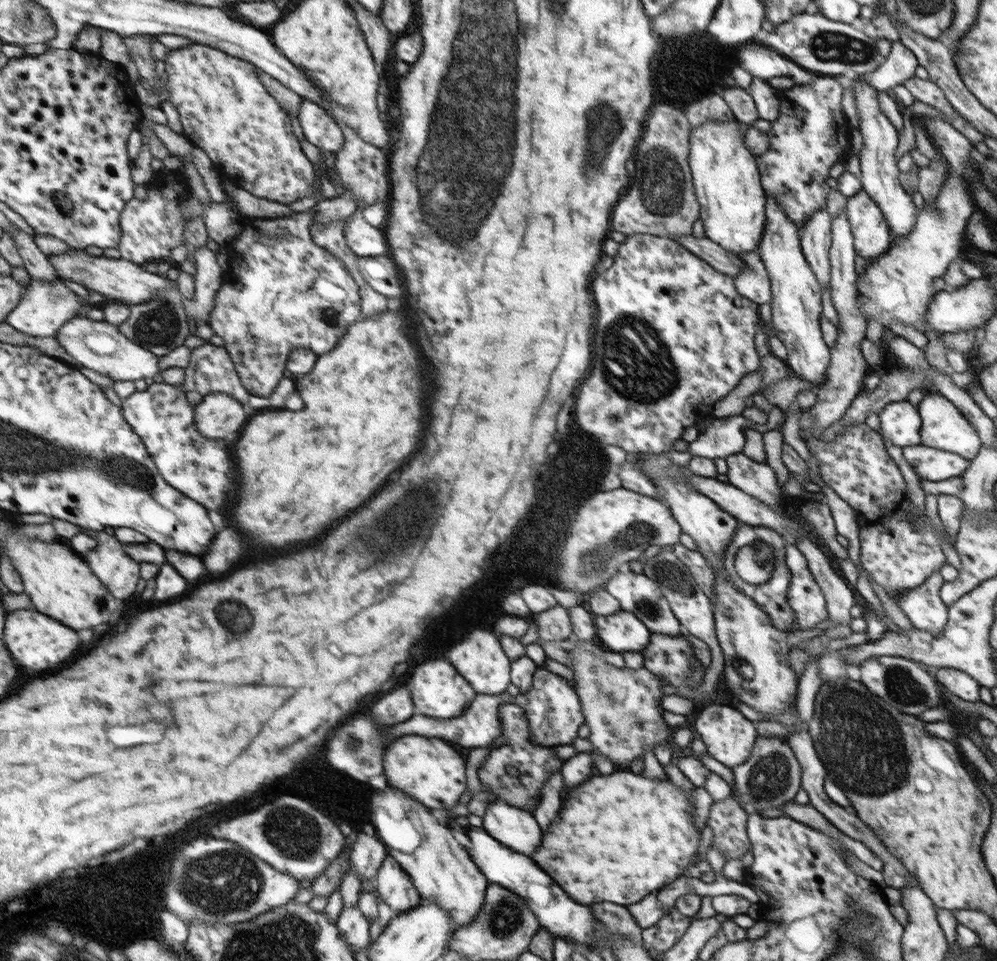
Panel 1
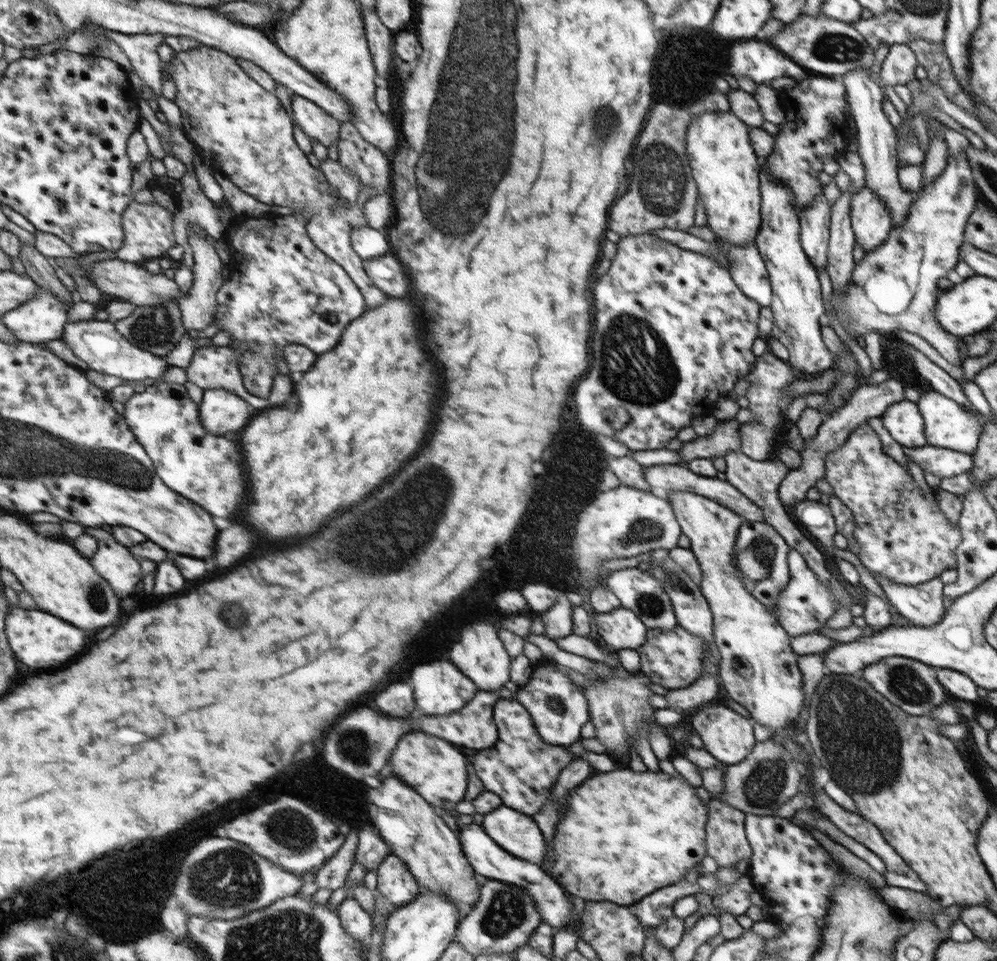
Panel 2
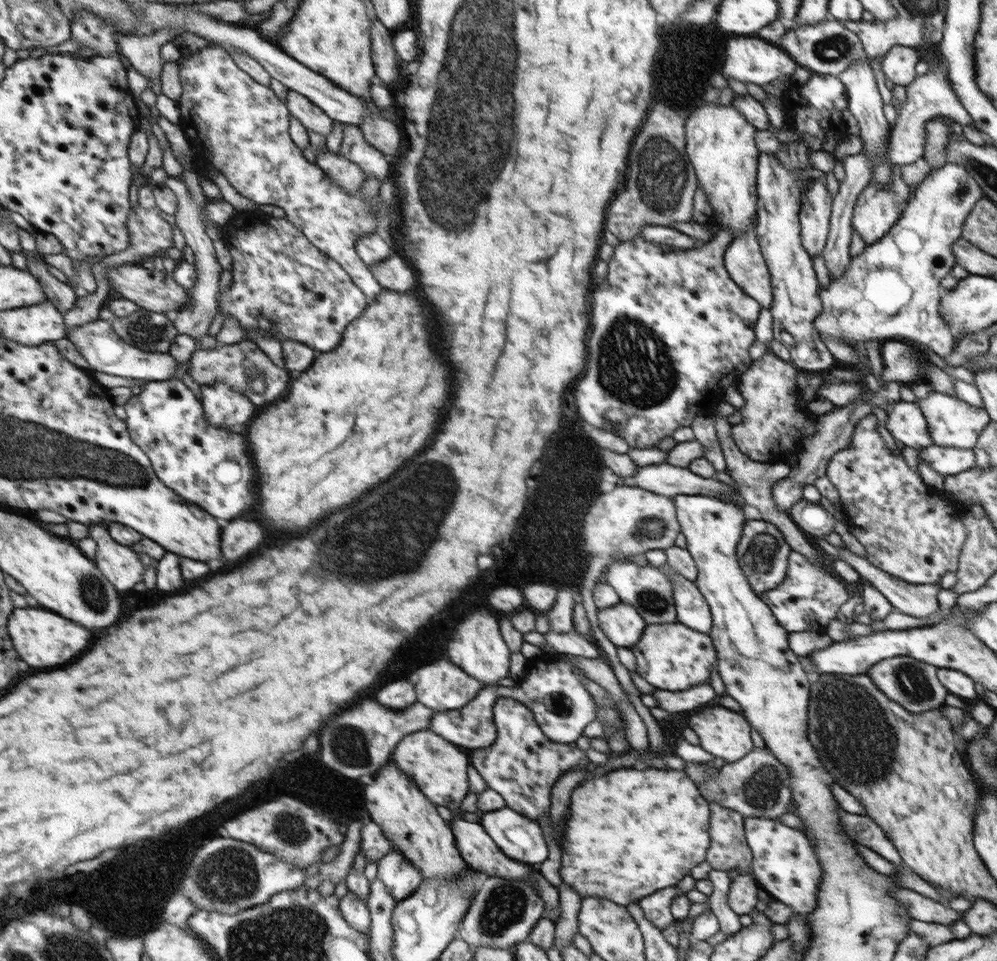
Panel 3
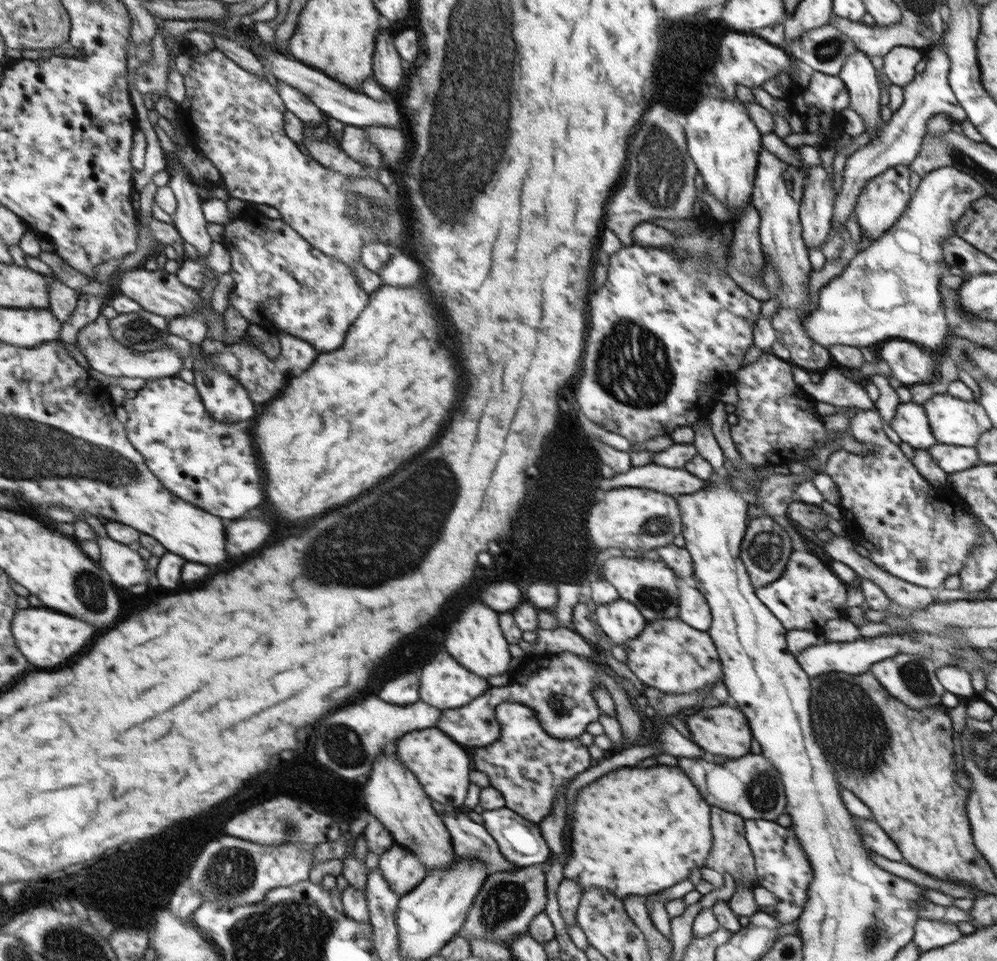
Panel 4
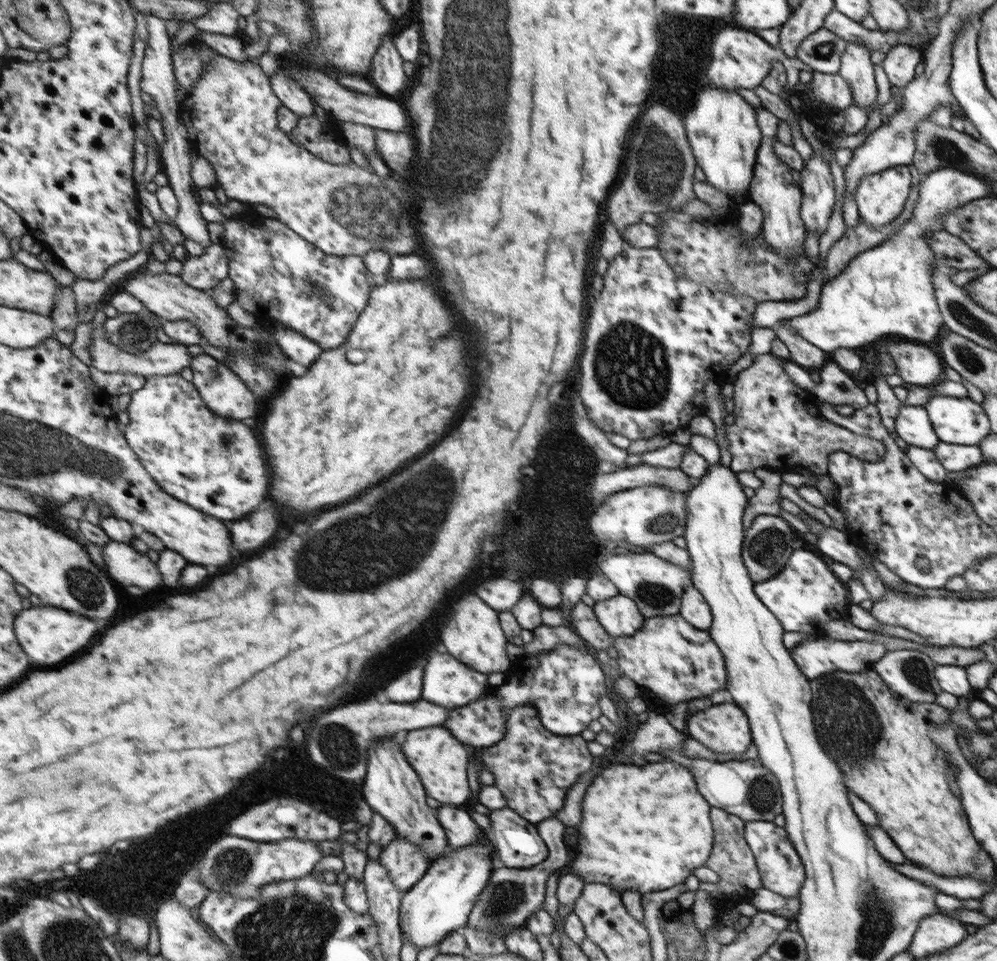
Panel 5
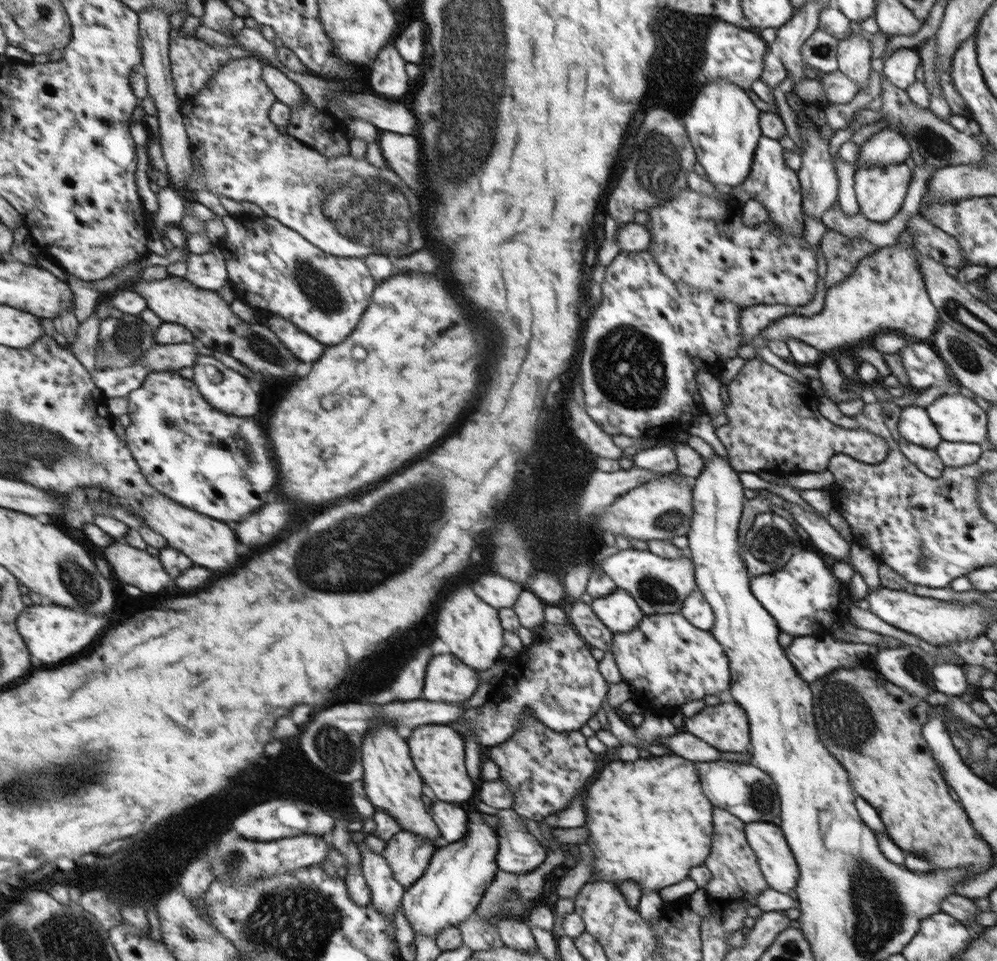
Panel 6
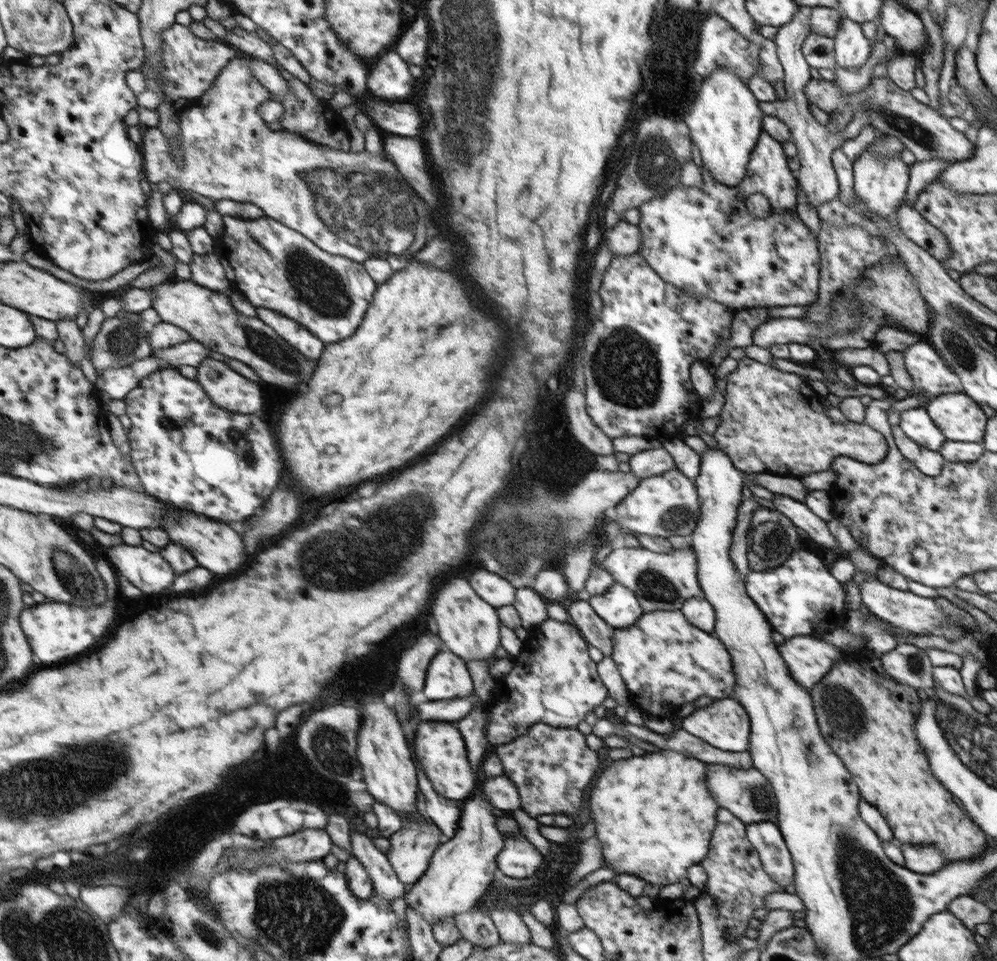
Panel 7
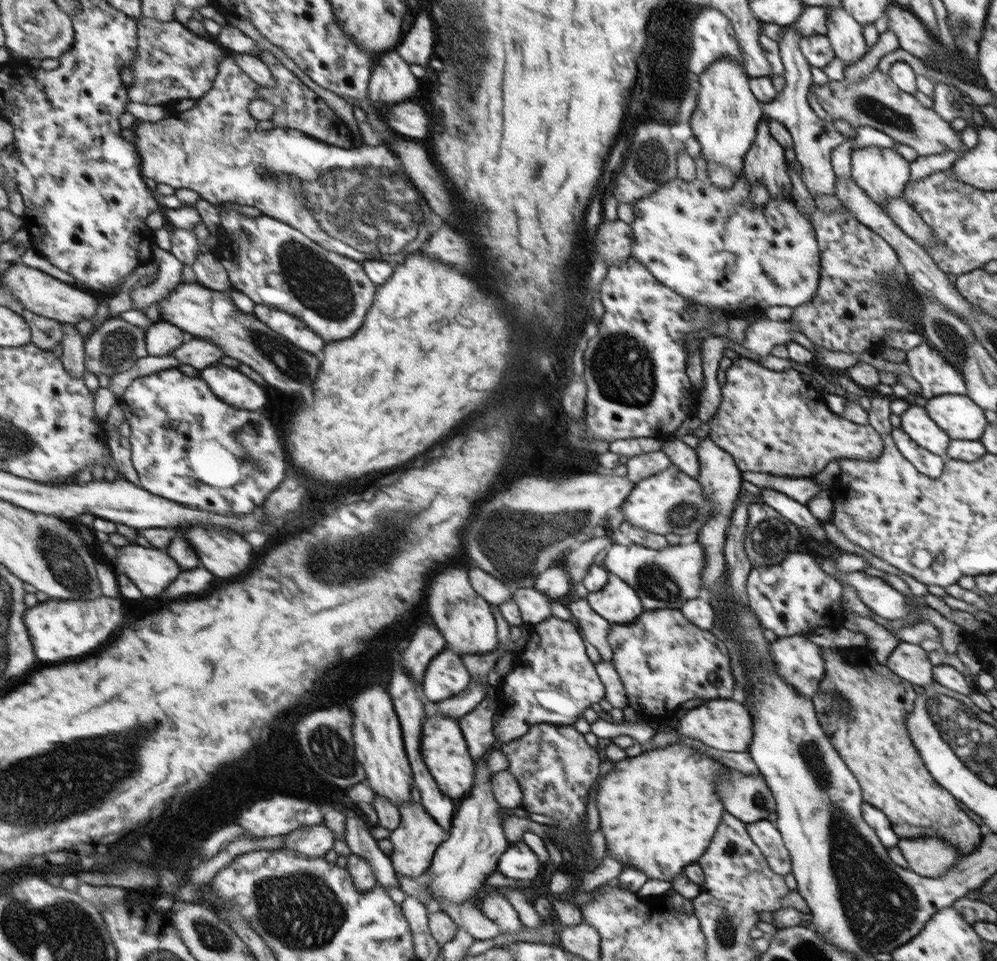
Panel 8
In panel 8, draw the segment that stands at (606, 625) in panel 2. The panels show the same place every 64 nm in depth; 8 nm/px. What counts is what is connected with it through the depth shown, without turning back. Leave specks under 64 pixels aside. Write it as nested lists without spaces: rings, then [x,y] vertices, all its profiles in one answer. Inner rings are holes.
[[[608,573],[608,581],[606,586],[602,587],[602,590],[589,592],[585,599],[596,614],[599,614],[611,624],[630,623],[634,619],[638,619],[645,610],[639,593],[637,593],[626,581],[622,581],[622,579],[612,573]]]

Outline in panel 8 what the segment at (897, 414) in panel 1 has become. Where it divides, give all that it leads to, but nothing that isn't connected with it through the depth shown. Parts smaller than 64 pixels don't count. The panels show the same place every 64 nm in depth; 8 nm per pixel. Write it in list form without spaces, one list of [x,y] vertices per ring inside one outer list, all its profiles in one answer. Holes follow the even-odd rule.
[[[911,405],[900,415],[901,428],[922,448],[947,459],[947,448],[952,438],[932,420],[925,407]]]

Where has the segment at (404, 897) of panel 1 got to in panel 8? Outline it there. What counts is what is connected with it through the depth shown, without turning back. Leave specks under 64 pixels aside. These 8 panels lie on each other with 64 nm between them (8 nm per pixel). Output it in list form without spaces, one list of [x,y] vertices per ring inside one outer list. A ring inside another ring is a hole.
[[[400,802],[399,811],[401,821],[396,830],[391,831],[389,839],[393,844],[391,861],[396,872],[402,876],[408,876],[418,880],[426,874],[426,868],[430,866],[430,860],[435,858],[434,850],[442,846],[442,842],[449,838],[449,834],[432,818],[422,804],[412,802]]]

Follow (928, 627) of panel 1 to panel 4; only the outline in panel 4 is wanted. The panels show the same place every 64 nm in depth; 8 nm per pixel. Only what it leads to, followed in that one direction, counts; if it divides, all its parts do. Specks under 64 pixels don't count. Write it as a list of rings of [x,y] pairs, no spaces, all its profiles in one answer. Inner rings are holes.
[[[834,534],[830,542],[824,542],[824,549],[834,561],[840,562],[856,572],[858,579],[868,579],[877,584],[891,602],[899,604],[909,612],[922,610],[935,601],[929,588],[912,584],[885,572],[869,558],[860,556],[854,549],[853,543],[850,538],[842,538]]]

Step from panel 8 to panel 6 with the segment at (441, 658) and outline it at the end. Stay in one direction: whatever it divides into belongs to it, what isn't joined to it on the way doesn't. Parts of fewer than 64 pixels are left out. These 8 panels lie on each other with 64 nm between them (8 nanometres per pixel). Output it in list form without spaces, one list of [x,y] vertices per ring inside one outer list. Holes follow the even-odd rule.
[[[452,653],[434,656],[427,664],[424,679],[424,698],[432,702],[464,702],[473,698],[479,690],[479,684],[495,676],[502,677],[510,669],[509,664],[500,664],[500,668],[488,668],[479,673],[464,664]]]

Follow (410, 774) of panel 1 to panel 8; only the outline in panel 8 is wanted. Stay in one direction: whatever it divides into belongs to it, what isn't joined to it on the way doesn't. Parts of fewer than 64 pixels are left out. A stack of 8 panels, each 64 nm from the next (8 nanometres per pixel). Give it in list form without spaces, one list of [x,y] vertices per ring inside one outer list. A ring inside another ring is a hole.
[[[436,712],[425,718],[422,732],[420,752],[438,788],[450,798],[466,797],[475,784],[475,760],[470,756],[457,719]]]

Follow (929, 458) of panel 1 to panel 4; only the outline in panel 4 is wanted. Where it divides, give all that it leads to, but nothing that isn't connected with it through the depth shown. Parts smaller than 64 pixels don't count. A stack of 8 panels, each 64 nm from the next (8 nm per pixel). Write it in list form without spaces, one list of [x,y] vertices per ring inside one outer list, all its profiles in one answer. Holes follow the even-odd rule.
[[[936,443],[927,451],[932,460],[950,476],[952,473],[968,470],[980,465],[978,449],[975,447],[962,447],[950,444]]]

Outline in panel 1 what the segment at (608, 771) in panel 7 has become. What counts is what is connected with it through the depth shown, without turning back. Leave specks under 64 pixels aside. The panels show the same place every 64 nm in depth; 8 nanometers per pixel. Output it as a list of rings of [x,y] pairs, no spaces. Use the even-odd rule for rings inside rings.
[[[632,772],[594,776],[570,792],[542,836],[542,848],[534,852],[536,864],[550,874],[572,900],[581,905],[612,902],[629,905],[685,874],[684,868],[696,864],[702,829],[695,826],[690,792],[676,788],[670,780],[648,780]]]

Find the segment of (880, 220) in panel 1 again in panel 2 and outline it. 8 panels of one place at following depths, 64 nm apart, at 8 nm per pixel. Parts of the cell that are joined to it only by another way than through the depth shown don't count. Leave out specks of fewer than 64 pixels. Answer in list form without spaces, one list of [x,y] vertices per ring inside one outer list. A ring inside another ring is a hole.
[[[866,186],[852,195],[850,218],[855,242],[865,253],[877,250],[894,229],[894,220],[891,219],[887,204]]]

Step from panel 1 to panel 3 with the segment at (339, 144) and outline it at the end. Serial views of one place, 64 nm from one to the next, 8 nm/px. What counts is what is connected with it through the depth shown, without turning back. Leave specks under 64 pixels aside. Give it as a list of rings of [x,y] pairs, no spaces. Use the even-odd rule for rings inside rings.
[[[288,90],[288,106],[291,108],[292,115],[299,118],[310,131],[318,132],[325,137],[334,132],[336,119],[300,92]]]

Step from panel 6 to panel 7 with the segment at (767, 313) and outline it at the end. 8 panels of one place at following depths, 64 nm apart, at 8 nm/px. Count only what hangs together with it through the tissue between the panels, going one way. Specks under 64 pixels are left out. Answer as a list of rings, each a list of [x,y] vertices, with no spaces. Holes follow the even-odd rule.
[[[754,307],[742,309],[733,316],[731,326],[731,337],[726,341],[717,344],[715,350],[711,354],[711,358],[705,361],[708,366],[708,372],[715,376],[715,370],[721,363],[721,360],[726,358],[728,348],[736,348],[750,346],[753,344],[753,332],[757,326],[764,324],[769,318],[770,307]]]

